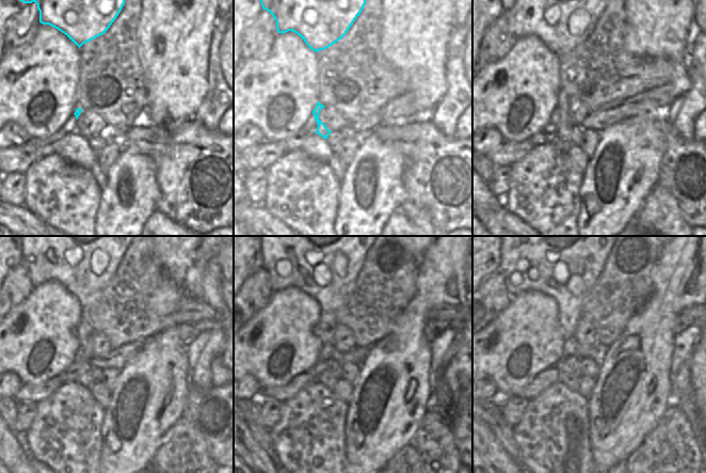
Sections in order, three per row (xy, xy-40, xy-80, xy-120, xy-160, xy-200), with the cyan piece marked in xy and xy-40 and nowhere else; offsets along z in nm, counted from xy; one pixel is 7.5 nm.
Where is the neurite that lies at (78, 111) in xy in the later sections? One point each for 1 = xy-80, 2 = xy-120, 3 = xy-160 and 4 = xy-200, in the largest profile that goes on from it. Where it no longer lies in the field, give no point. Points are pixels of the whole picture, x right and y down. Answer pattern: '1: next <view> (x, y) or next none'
1: next xy-80 (563, 127)
2: next xy-120 (84, 353)
3: next xy-160 (326, 257)
4: next xy-200 (554, 257)

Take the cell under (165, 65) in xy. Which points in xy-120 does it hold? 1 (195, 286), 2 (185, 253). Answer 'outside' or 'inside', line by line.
1: outside
2: inside

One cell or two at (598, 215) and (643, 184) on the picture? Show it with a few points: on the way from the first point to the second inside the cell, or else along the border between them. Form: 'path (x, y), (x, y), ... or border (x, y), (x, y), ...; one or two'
path (609, 204), (612, 204), (624, 192), (632, 190); one

